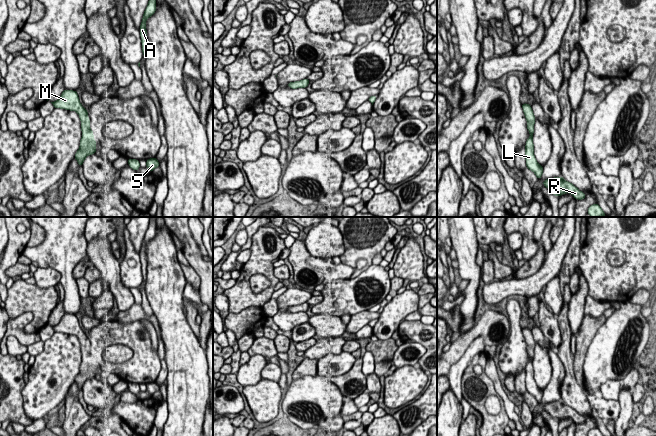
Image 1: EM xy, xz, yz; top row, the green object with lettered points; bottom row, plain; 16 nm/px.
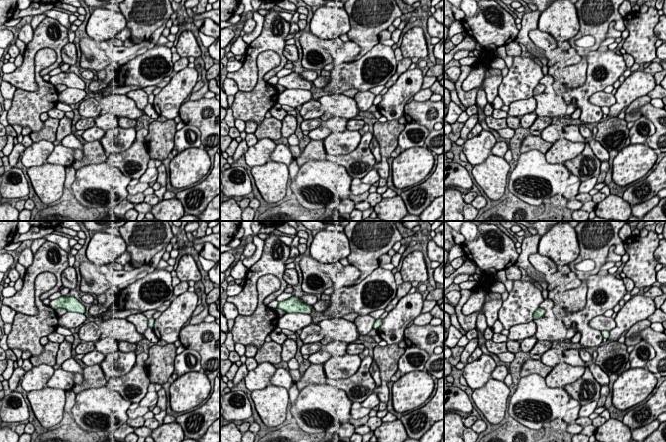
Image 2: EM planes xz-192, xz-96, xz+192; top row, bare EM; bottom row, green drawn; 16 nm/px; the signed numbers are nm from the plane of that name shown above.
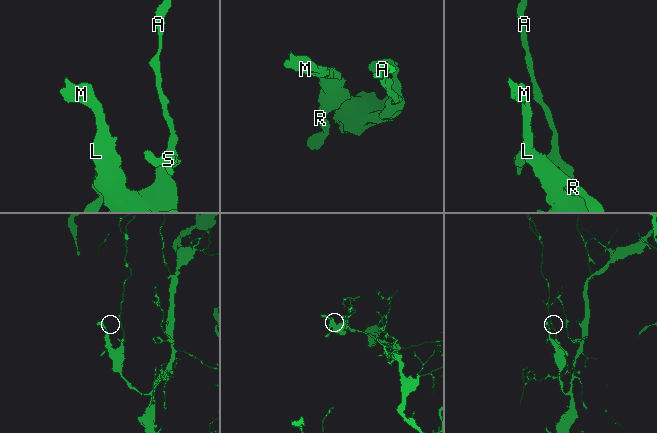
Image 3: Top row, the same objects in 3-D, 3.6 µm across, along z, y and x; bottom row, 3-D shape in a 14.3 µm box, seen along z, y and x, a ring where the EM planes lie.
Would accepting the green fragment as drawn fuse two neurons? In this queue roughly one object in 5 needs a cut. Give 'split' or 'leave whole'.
leave whole

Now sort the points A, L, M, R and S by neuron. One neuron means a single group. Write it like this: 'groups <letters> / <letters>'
groups A L M R S

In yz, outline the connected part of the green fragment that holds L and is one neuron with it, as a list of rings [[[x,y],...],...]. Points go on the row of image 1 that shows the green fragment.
[[[527,103],[522,104],[522,108],[527,120],[527,129],[530,133],[530,137],[527,139],[526,146],[525,146],[526,166],[527,166],[527,169],[535,173],[537,179],[540,179],[544,168],[538,164],[534,156],[534,145],[533,145],[533,136],[532,136],[534,134],[533,127],[534,127],[536,118],[529,104]]]

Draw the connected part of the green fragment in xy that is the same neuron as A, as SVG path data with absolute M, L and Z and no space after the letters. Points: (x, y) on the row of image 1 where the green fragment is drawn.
M149 0L148 5L145 9L142 23L140 26L140 35L141 35L141 42L142 42L142 52L143 57L146 57L147 52L147 31L146 31L146 20L152 16L156 11L156 0Z

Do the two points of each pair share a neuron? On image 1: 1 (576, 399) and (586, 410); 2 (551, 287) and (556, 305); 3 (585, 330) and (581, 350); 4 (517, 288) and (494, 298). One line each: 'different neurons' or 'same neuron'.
1: same neuron
2: same neuron
3: same neuron
4: same neuron

